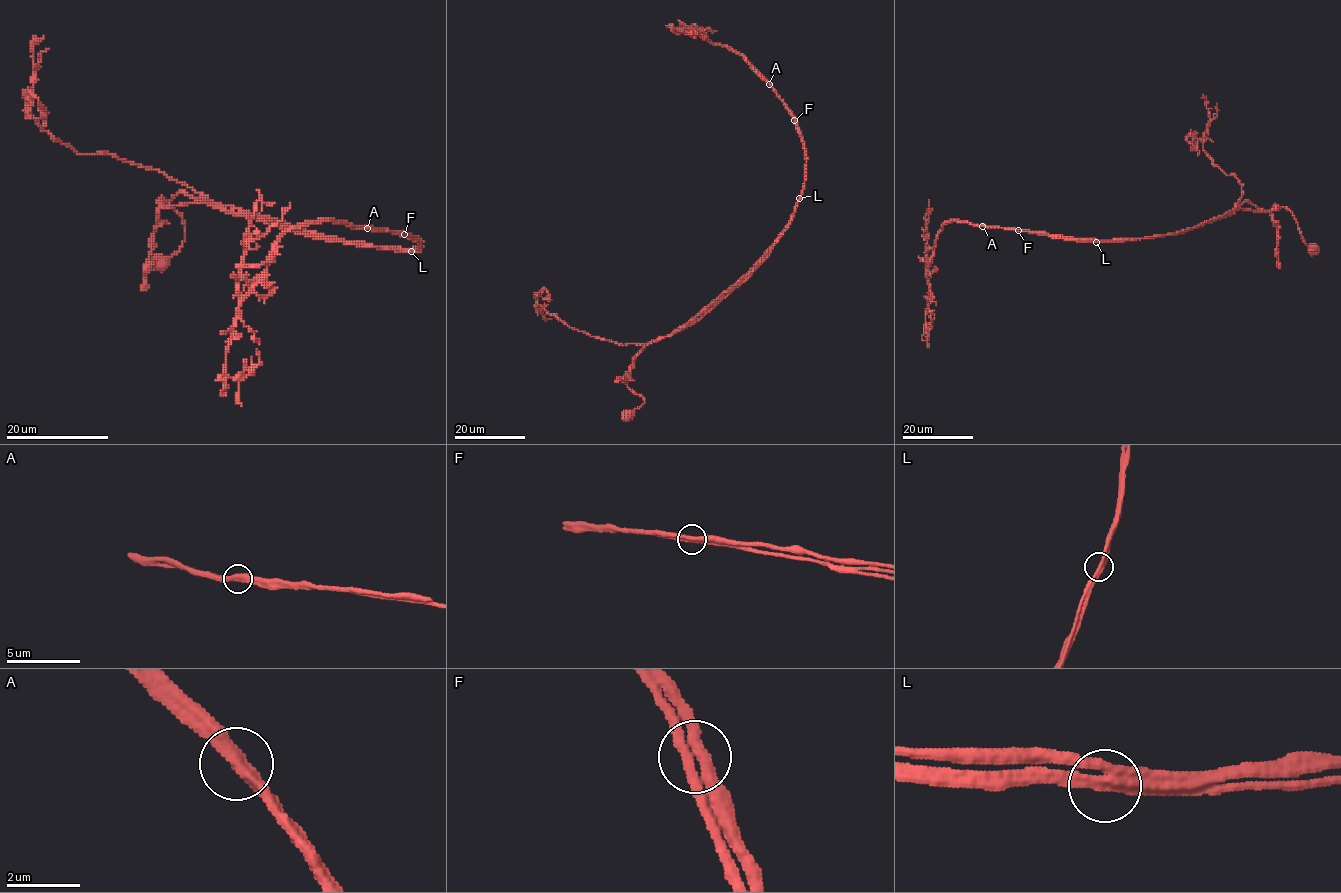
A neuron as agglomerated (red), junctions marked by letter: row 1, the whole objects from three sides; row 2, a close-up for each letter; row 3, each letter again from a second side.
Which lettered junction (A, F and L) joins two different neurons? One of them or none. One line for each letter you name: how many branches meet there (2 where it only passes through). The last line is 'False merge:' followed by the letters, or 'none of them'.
L: 2 branches meet
False merge: L

